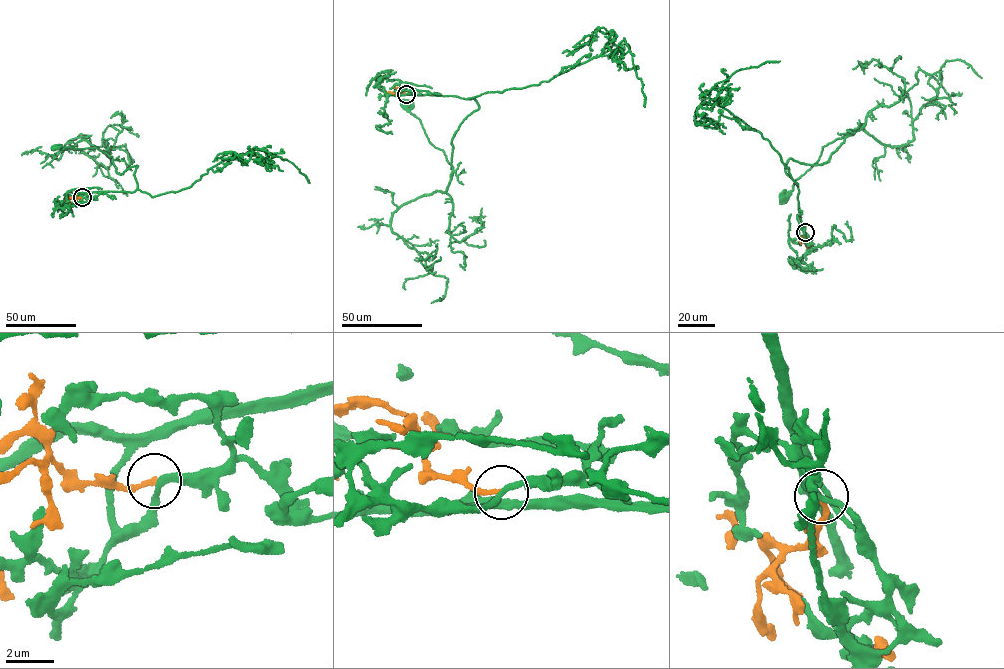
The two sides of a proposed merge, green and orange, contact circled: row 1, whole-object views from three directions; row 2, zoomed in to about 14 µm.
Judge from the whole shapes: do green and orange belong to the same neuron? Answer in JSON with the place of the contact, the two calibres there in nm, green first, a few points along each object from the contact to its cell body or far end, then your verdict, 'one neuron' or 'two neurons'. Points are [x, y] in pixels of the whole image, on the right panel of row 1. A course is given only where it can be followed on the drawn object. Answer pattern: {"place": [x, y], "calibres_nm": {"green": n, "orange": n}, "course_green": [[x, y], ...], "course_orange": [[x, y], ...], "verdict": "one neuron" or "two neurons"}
{"place": [805, 232], "calibres_nm": {"green": 240, "orange": 190}, "course_green": [[805, 233], [798, 190], [785, 172], [787, 161], [827, 161], [852, 132], [824, 146], [785, 198]], "course_orange": [[805, 232], [800, 236], [806, 246], [810, 244]], "verdict": "two neurons"}

